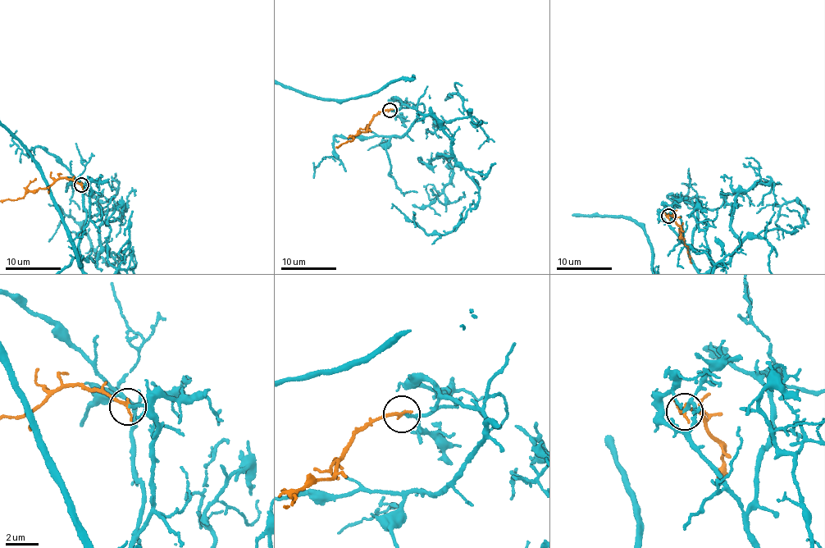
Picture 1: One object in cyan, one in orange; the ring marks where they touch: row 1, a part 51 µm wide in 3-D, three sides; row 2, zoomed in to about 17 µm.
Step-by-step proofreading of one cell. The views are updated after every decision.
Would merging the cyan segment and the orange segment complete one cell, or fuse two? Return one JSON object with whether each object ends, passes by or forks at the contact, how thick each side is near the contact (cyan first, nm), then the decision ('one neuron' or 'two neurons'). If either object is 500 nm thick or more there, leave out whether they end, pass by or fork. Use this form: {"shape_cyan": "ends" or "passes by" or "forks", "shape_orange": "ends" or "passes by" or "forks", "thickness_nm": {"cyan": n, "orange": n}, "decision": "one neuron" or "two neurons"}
{"shape_cyan": "ends", "shape_orange": "ends", "thickness_nm": {"cyan": 170, "orange": 240}, "decision": "one neuron"}

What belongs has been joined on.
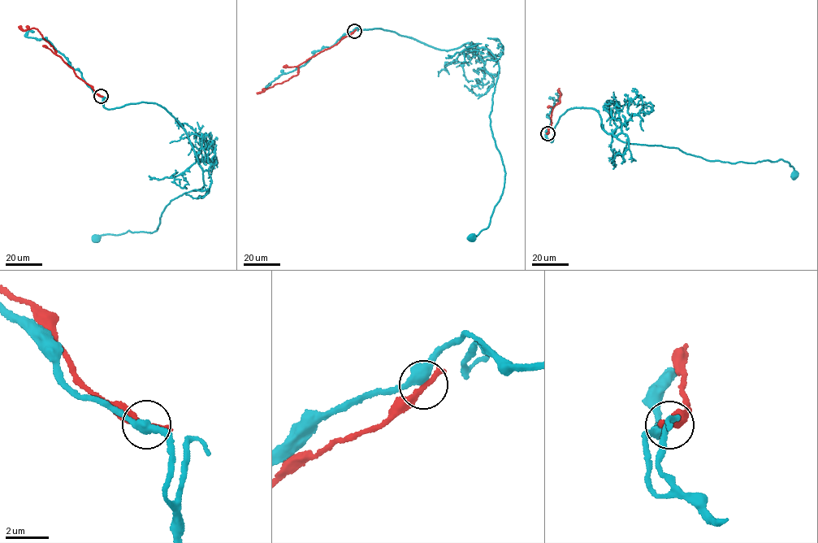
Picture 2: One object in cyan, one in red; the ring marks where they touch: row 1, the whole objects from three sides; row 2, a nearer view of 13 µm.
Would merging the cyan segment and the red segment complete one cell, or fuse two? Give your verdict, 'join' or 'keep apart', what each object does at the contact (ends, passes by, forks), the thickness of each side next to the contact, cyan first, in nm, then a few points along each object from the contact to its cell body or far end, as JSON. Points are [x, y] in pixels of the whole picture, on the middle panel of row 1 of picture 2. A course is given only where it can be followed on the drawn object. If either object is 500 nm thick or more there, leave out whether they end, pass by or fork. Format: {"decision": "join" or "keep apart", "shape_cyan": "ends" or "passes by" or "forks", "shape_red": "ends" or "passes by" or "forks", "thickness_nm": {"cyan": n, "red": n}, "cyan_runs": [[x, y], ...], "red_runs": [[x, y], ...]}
{"decision": "keep apart", "shape_cyan": "passes by", "shape_red": "ends", "thickness_nm": {"cyan": 400, "red": 360}, "cyan_runs": [[354, 31], [379, 28], [447, 50], [472, 43], [498, 61], [489, 118], [504, 183], [489, 226], [471, 236]], "red_runs": [[354, 31], [299, 65], [296, 75], [257, 93]]}

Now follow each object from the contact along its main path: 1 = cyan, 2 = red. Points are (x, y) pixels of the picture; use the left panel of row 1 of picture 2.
1: (101, 96), (110, 109), (143, 102), (166, 108), (189, 140), (204, 185), (170, 201), (151, 233), (96, 238)
2: (101, 96), (55, 54), (53, 45), (37, 29), (23, 30), (19, 27)

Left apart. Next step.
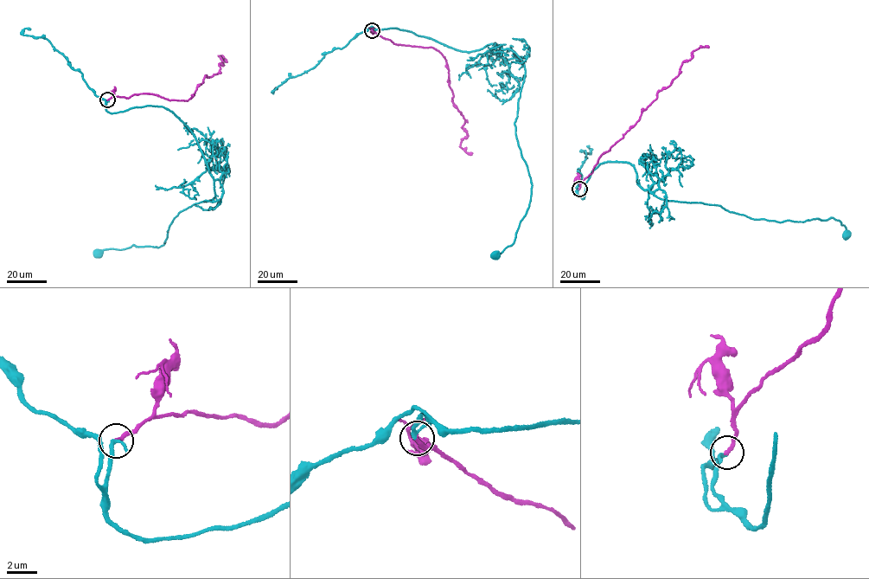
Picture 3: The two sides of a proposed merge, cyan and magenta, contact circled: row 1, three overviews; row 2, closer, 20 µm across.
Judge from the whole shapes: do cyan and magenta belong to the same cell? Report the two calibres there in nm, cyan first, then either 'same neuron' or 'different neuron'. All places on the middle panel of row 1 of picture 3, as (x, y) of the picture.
190/240 nm | same neuron

